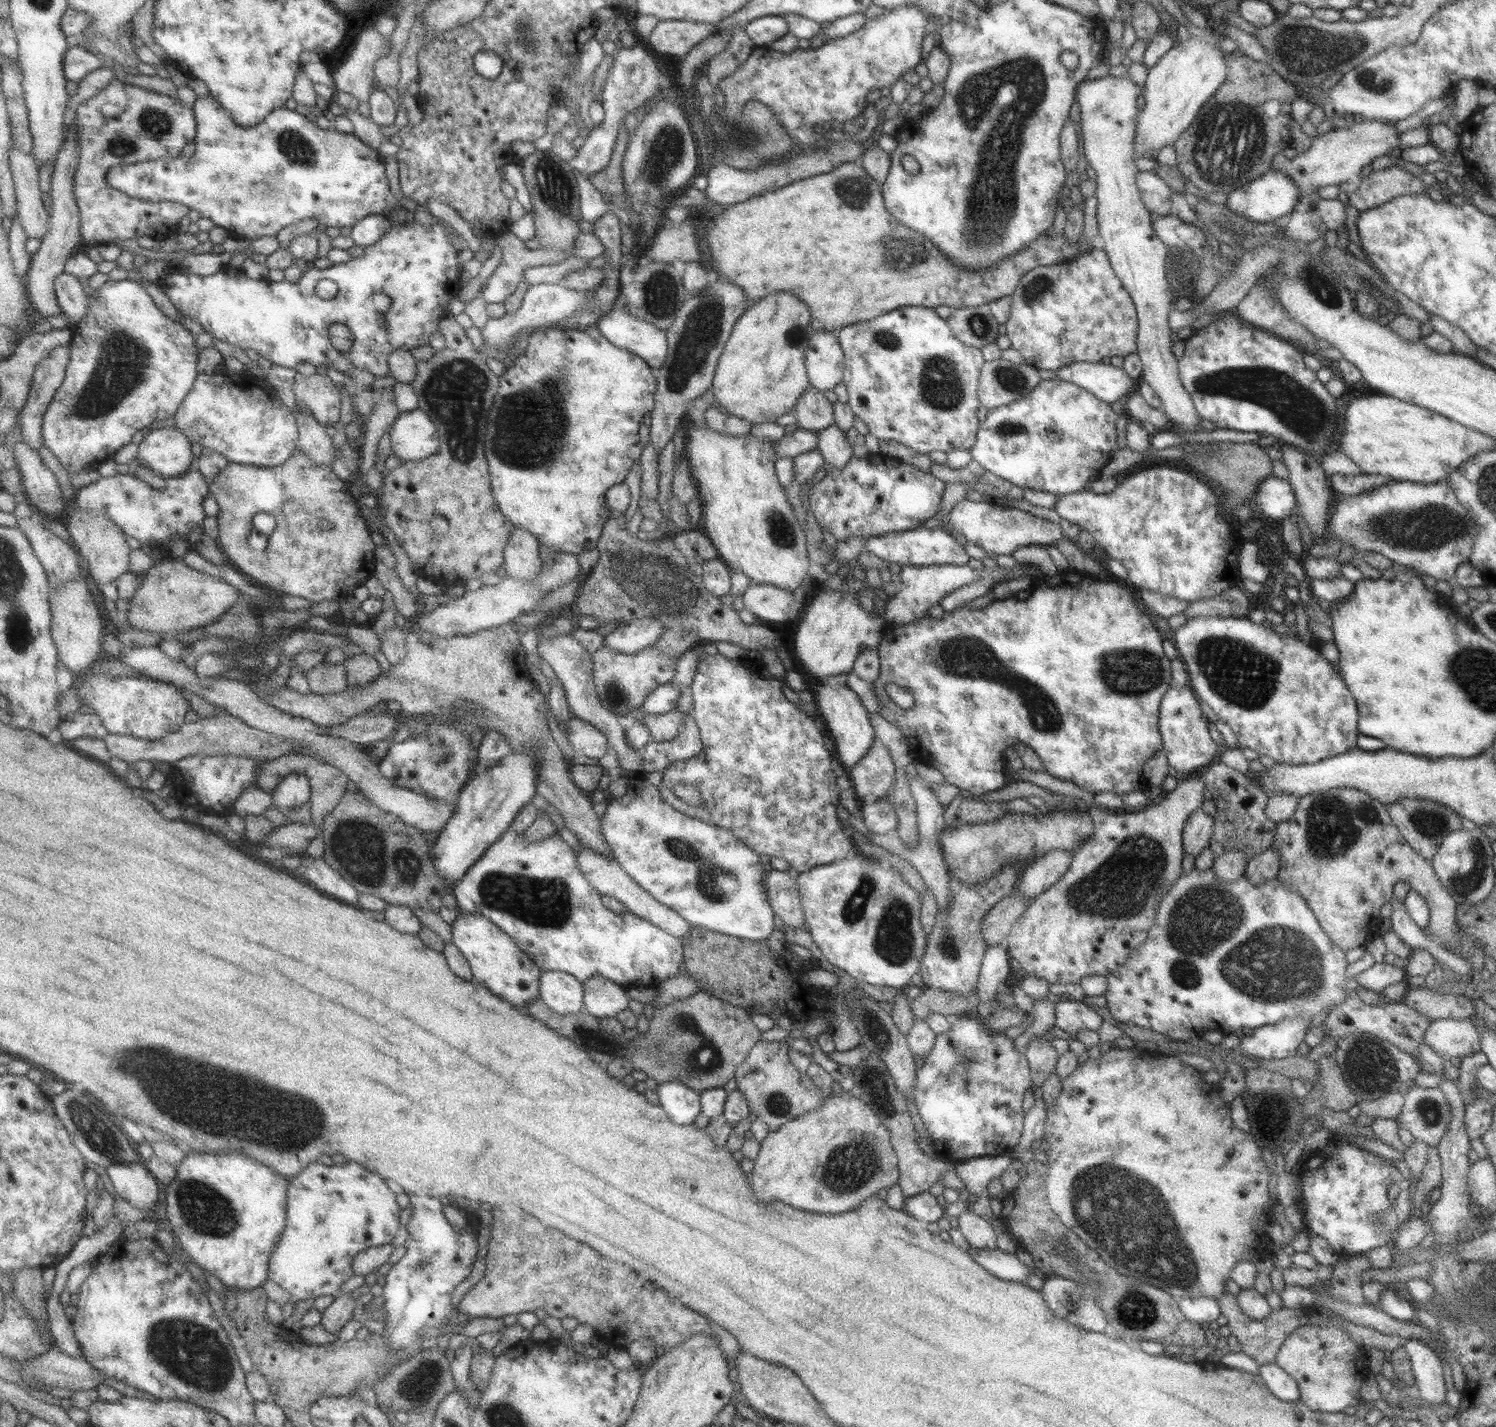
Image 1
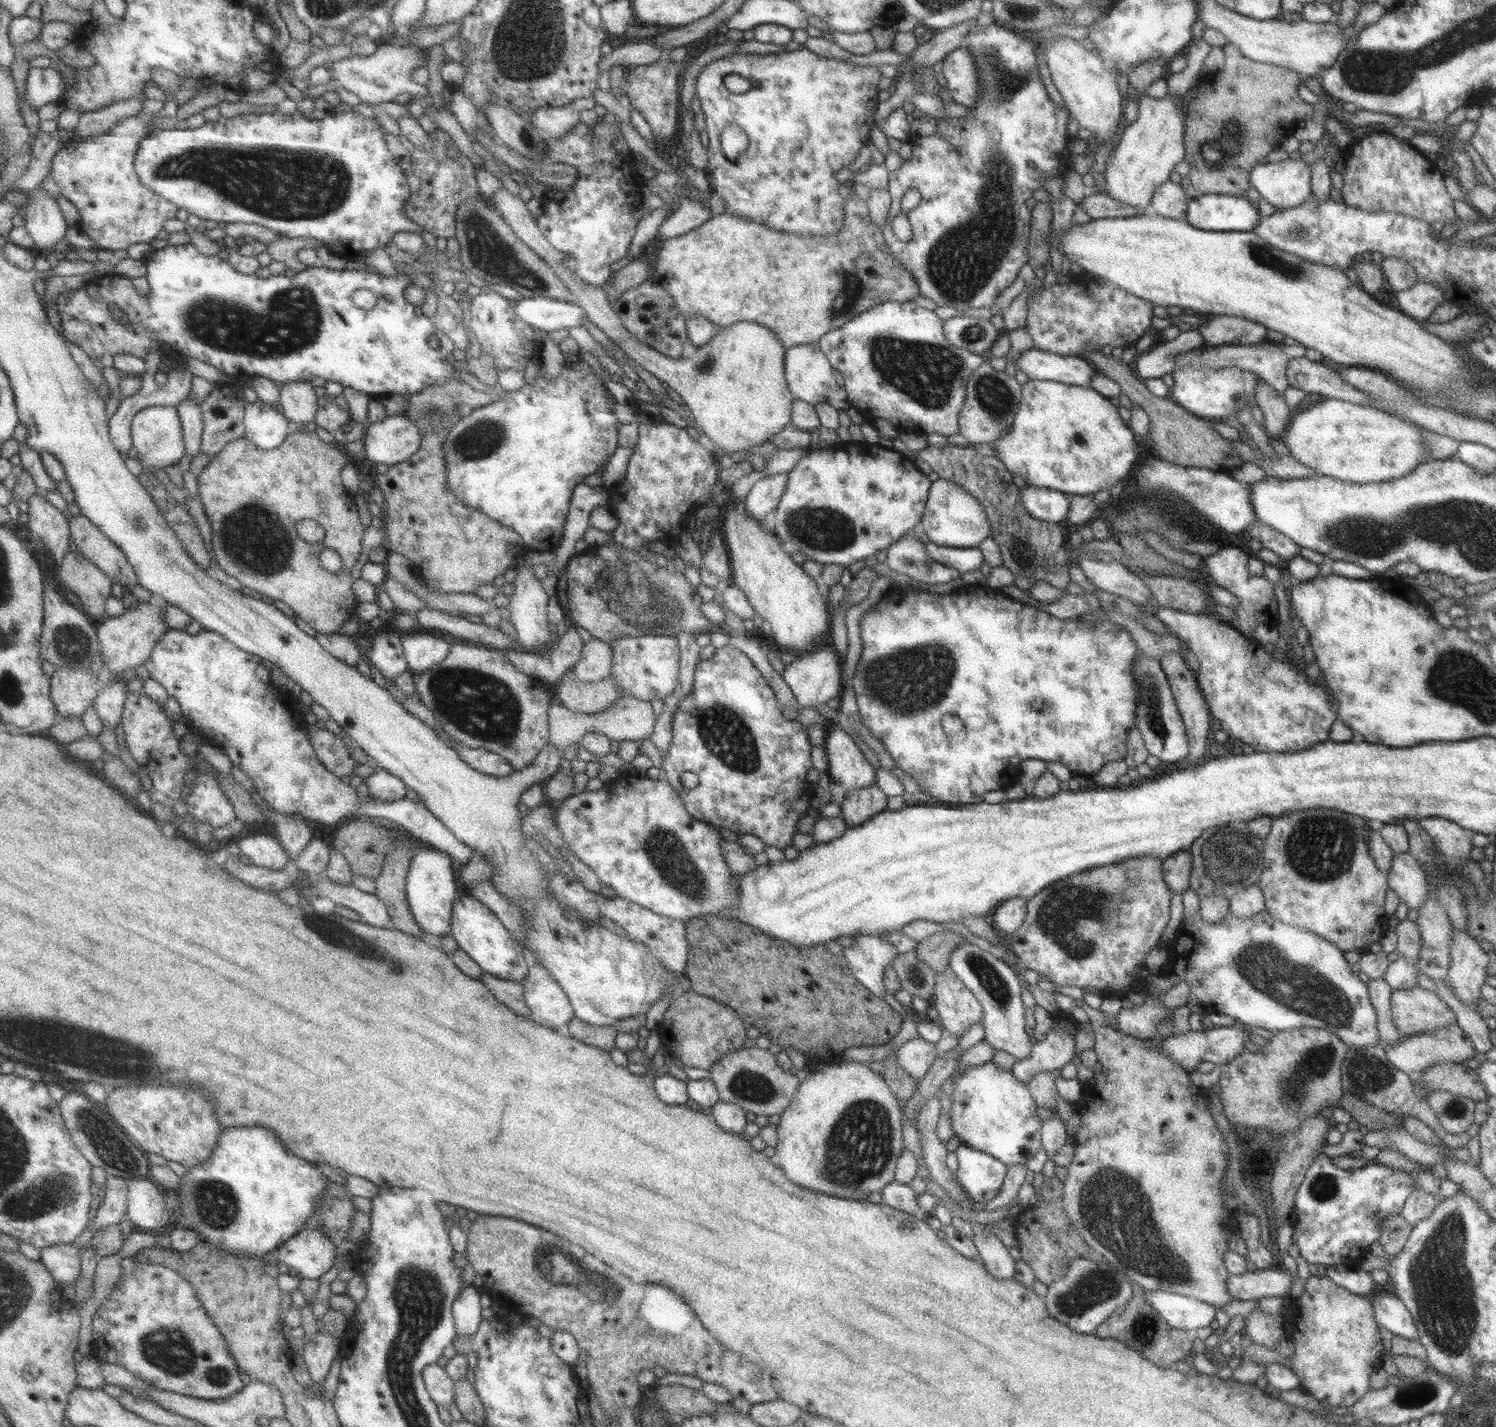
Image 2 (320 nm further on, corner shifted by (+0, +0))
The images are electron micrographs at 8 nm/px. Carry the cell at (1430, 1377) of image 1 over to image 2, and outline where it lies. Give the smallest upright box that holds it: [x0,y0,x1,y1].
[1370,1292,1418,1340]

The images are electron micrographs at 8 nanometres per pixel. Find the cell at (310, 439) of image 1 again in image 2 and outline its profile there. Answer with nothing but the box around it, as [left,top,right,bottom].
[281,380,324,426]

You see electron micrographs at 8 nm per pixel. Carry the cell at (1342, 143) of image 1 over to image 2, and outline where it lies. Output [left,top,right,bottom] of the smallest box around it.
[1248,158,1310,209]

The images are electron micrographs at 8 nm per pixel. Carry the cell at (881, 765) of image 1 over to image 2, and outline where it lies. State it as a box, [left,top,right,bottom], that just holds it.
[840,782,887,827]

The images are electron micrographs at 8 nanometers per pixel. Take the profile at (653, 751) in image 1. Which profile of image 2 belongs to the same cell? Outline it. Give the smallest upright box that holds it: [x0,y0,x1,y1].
[675,631,700,697]

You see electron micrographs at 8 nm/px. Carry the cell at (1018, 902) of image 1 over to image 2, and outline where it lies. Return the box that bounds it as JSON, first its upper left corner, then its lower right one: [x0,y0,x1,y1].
[912,929,965,973]

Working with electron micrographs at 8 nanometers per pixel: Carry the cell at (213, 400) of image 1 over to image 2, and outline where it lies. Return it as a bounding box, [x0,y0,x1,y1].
[245,400,293,450]

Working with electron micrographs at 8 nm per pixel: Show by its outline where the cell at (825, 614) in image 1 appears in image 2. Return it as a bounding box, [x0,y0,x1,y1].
[781,647,843,711]

